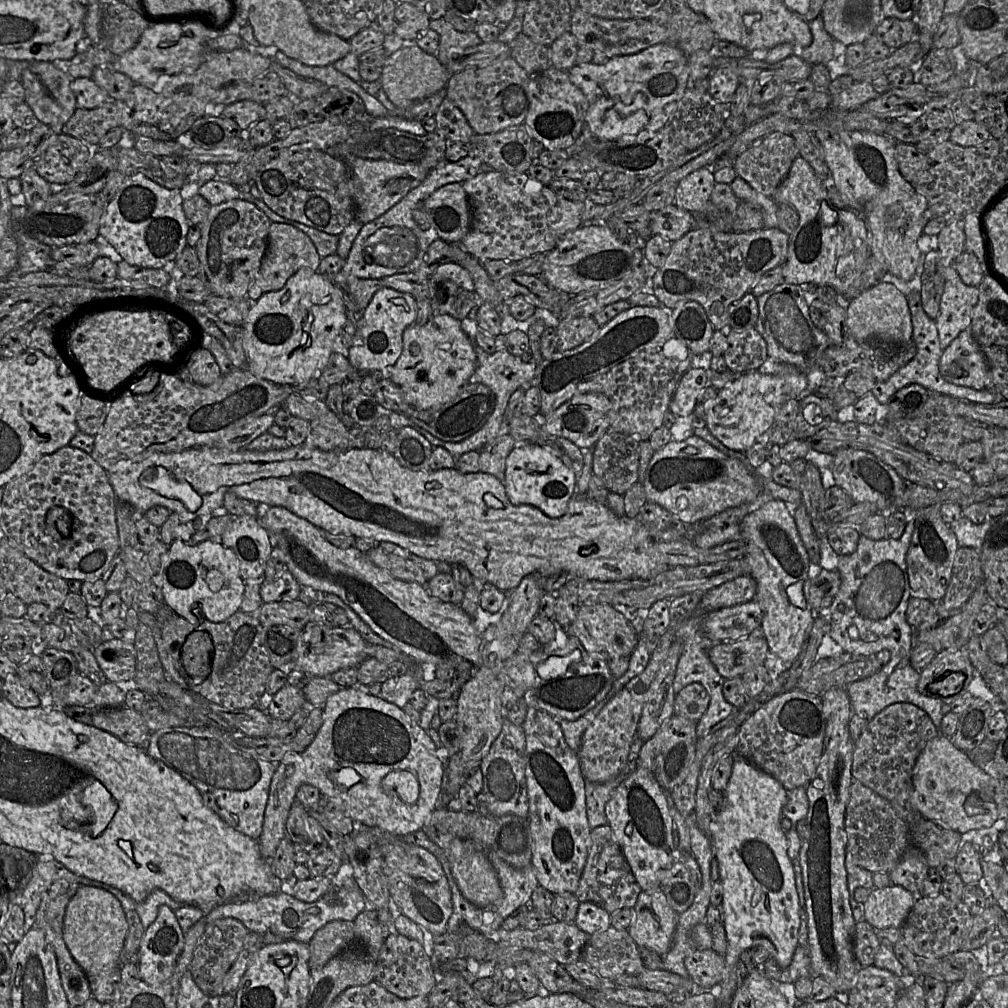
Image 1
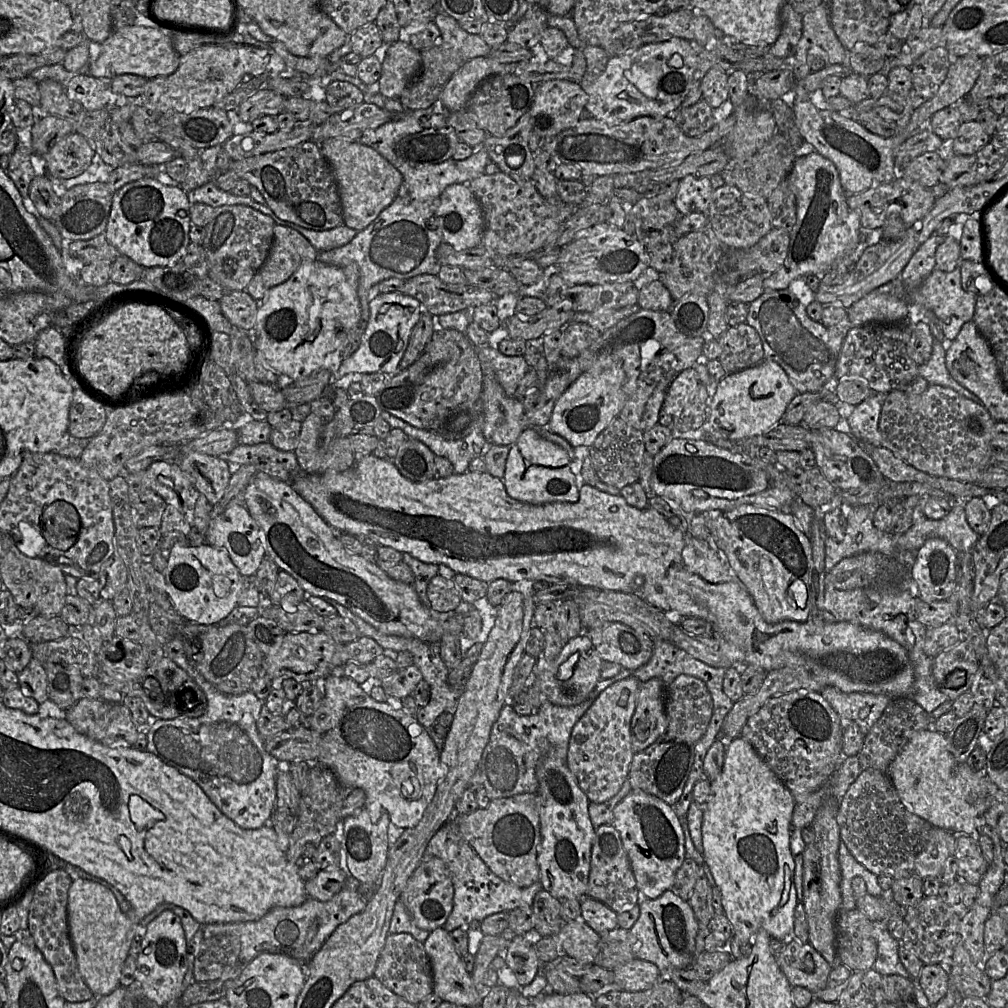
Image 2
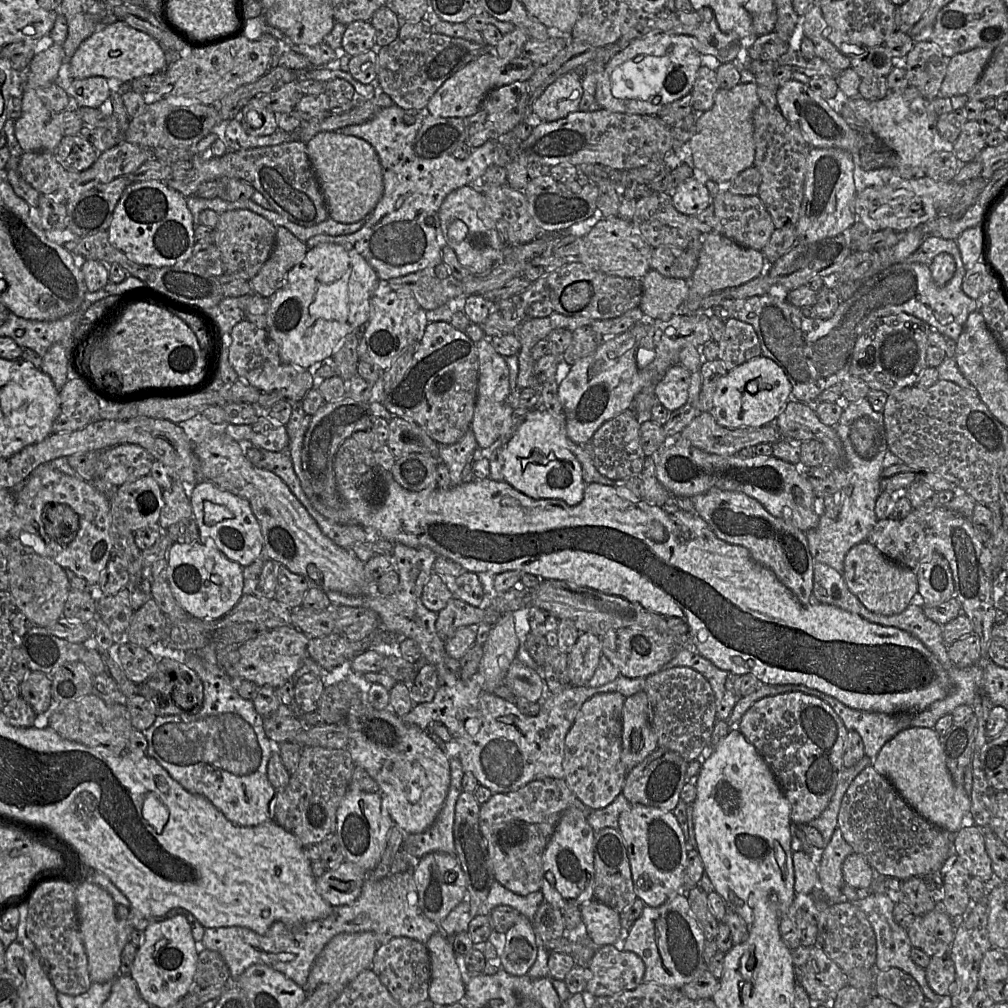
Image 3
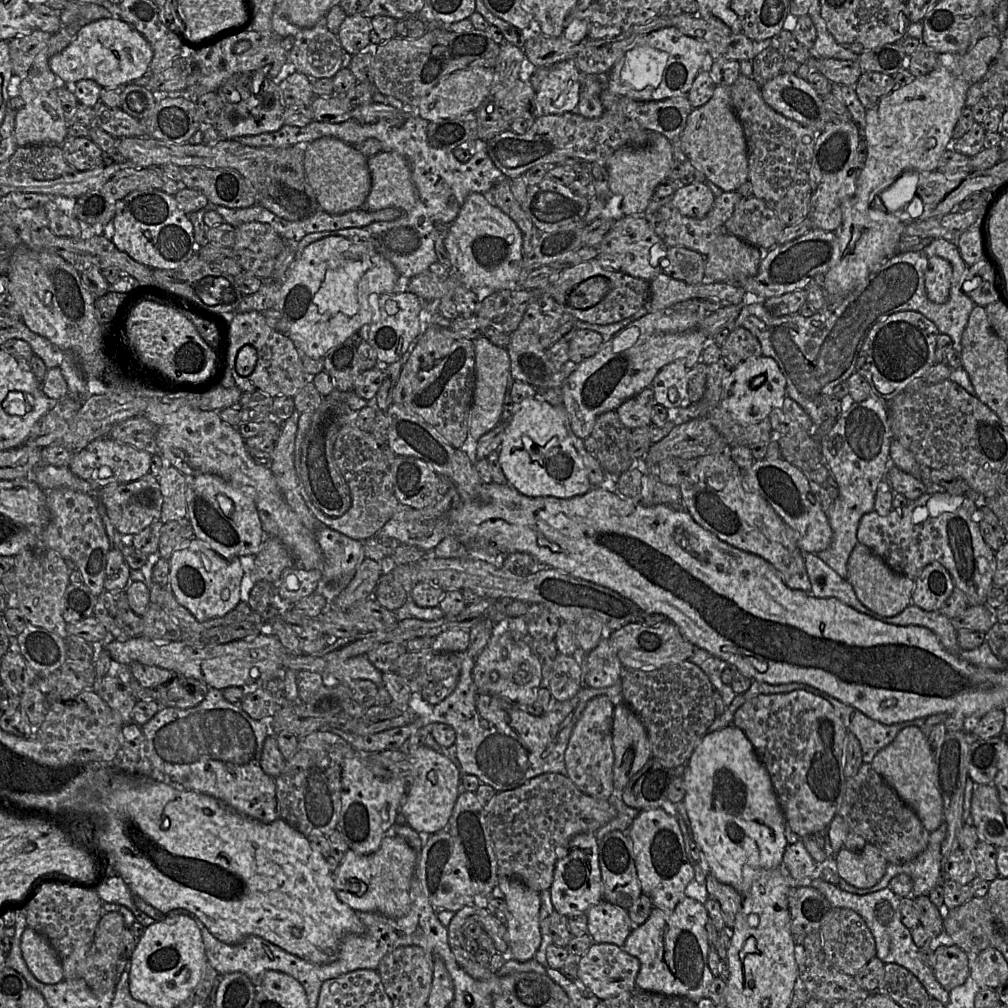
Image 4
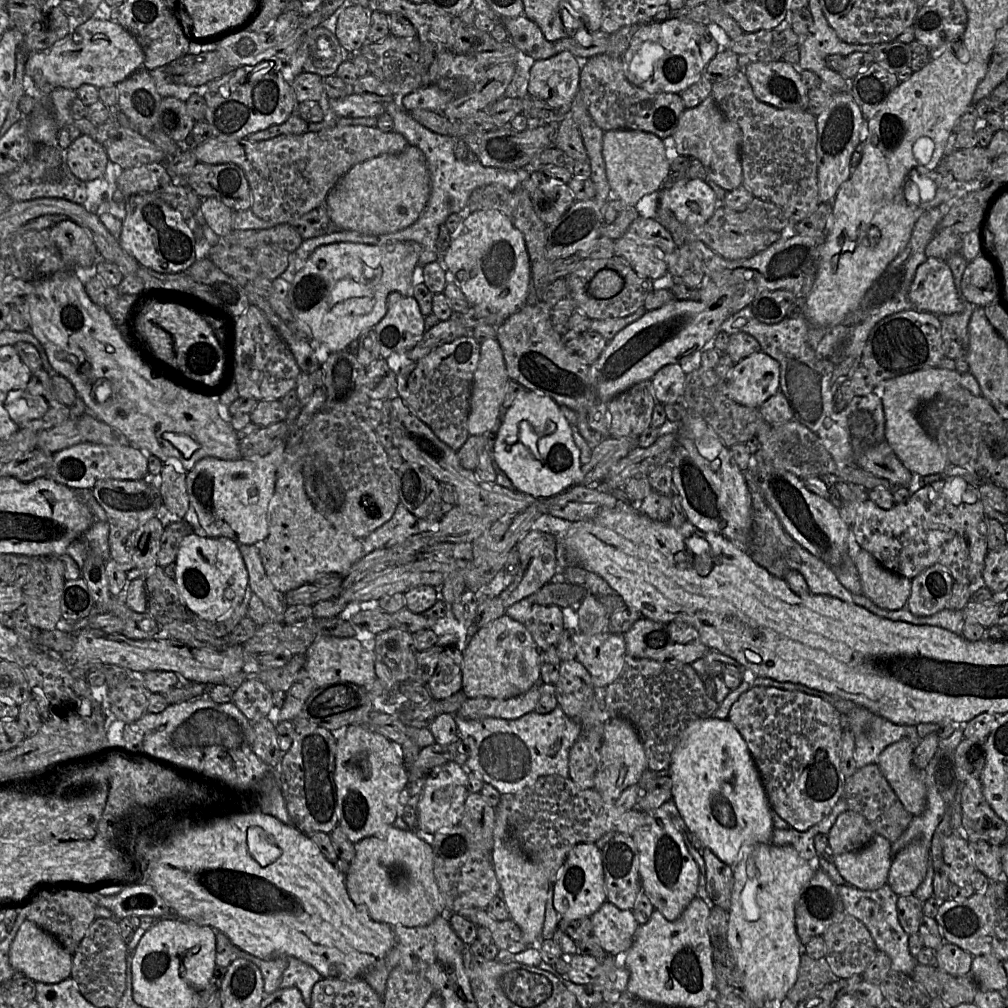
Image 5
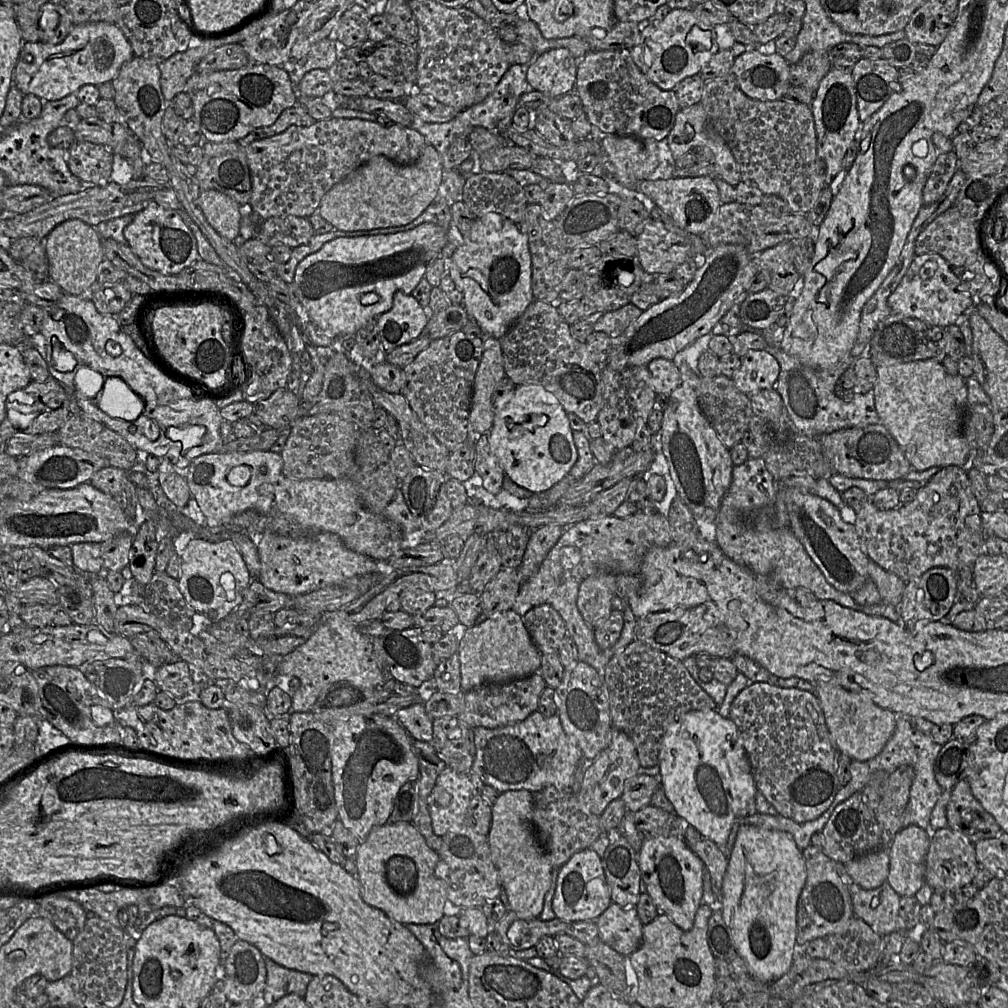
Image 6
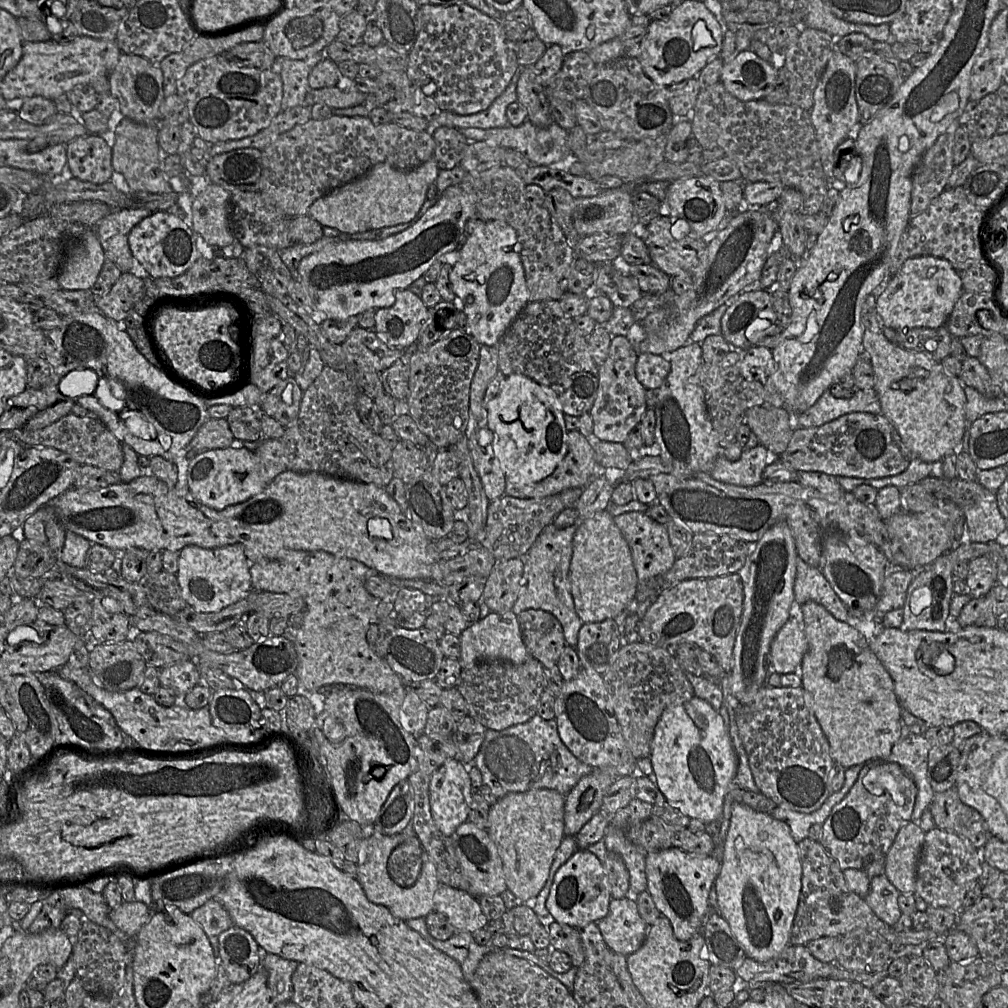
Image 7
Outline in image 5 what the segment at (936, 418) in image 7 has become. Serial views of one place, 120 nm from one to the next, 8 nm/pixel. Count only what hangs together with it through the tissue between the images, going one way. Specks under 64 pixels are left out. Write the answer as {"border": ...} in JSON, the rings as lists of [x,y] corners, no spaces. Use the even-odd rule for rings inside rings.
{"border":[[[932,367],[883,381],[875,387],[873,392],[880,395],[885,413],[885,439],[902,464],[910,472],[921,476],[938,474],[943,473],[947,465],[950,464],[946,452],[941,449],[939,444],[922,427],[918,419],[918,411],[924,403],[931,401],[939,394],[954,387],[962,387],[960,386],[960,375],[956,370]]]}

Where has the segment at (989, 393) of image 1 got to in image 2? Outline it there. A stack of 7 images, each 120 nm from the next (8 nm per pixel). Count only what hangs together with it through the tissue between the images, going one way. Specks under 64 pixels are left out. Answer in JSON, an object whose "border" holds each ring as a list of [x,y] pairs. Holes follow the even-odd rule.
{"border":[[[934,339],[932,353],[927,362],[918,365],[918,376],[927,380],[929,385],[949,387],[960,395],[980,403],[980,399],[971,391],[960,385],[947,370],[945,361],[946,351],[941,342]]]}

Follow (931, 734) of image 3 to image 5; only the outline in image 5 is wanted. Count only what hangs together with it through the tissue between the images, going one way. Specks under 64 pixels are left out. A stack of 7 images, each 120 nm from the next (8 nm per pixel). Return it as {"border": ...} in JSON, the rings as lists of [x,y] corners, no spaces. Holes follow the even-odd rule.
{"border":[[[903,738],[887,746],[876,764],[906,811],[918,816],[926,808],[927,788],[923,771],[913,765],[914,749],[909,739]]]}

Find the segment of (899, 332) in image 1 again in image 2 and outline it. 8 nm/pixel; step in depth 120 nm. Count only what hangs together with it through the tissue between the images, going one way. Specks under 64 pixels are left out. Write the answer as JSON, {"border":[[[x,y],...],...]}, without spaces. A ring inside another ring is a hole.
{"border":[[[875,289],[852,304],[847,318],[853,326],[866,323],[905,323],[908,315],[906,299]]]}

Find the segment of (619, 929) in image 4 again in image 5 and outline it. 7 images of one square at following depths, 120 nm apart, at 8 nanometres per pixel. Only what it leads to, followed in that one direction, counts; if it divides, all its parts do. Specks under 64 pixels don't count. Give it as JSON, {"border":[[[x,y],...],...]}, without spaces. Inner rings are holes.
{"border":[[[606,901],[590,919],[592,922],[592,935],[608,954],[622,957],[632,947],[639,924],[631,910],[621,910]]]}

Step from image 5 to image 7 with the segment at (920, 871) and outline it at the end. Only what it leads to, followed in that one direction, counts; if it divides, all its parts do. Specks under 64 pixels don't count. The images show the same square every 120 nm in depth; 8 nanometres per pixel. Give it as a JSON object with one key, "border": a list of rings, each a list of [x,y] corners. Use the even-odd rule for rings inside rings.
{"border":[[[913,821],[902,826],[885,860],[885,875],[900,893],[915,893],[916,870],[925,832]]]}

